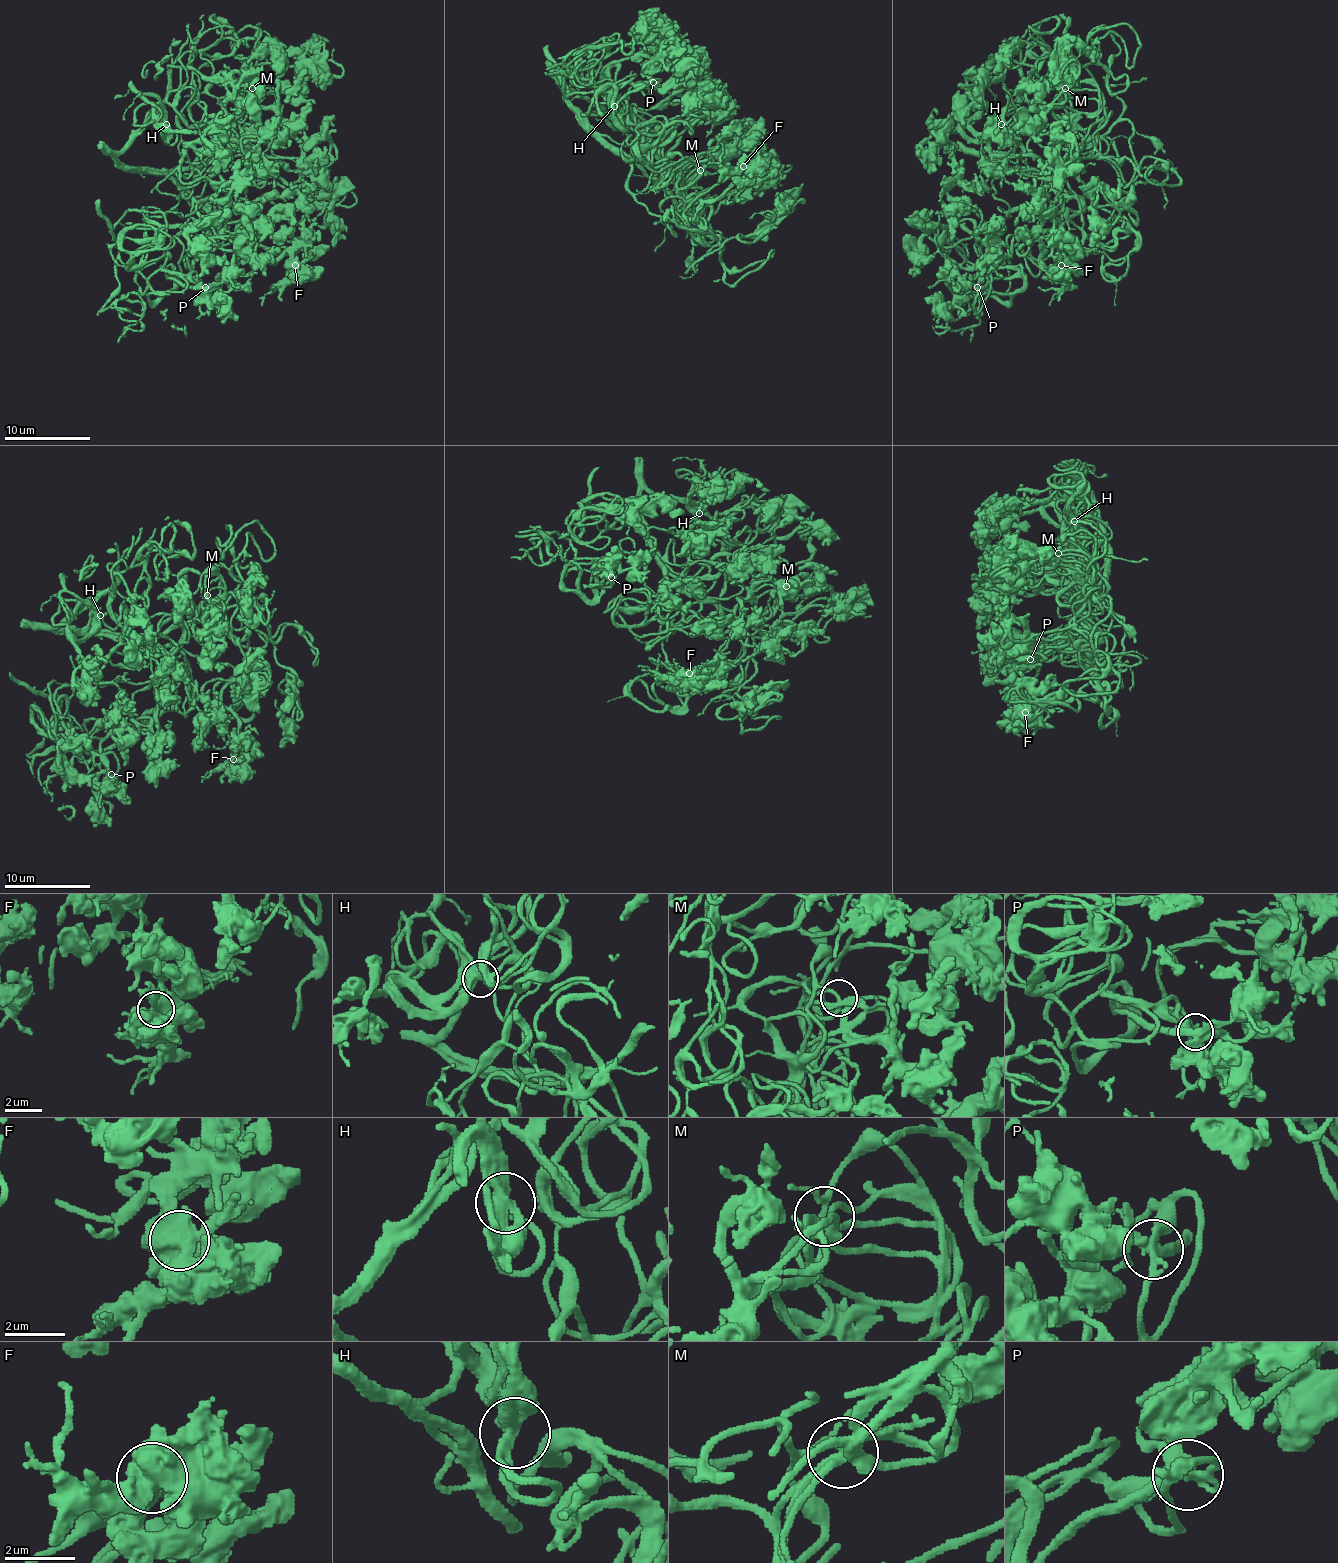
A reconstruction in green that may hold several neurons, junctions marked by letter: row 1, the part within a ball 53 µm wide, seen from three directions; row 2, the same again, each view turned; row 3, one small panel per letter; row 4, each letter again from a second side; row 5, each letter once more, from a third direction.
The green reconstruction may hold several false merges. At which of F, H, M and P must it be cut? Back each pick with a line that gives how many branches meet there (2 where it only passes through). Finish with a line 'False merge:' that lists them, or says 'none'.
False merge: none

